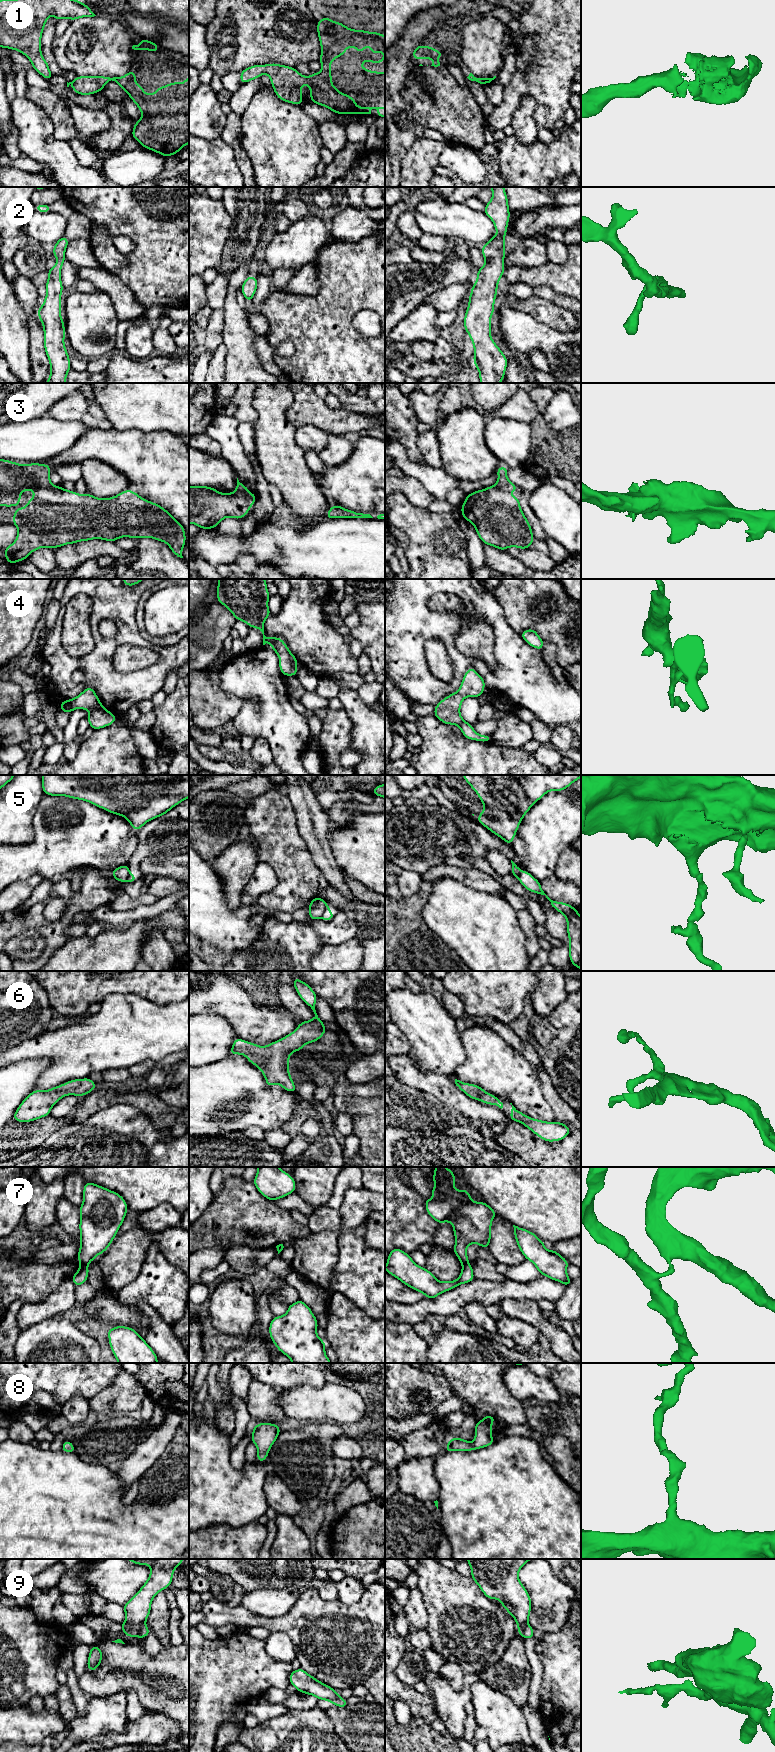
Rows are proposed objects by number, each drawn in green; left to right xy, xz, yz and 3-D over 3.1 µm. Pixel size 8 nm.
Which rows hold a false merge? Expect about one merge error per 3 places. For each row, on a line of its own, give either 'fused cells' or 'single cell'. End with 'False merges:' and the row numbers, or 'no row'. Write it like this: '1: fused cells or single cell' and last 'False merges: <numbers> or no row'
1: single cell
2: single cell
3: single cell
4: single cell
5: fused cells
6: single cell
7: fused cells
8: single cell
9: fused cells
False merges: 5, 7, 9

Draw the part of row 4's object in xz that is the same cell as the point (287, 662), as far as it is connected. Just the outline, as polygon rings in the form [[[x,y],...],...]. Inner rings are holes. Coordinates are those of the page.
[[[218,579],[217,601],[224,605],[236,620],[245,622],[251,628],[259,629],[263,634],[263,645],[269,643],[279,656],[279,669],[284,676],[296,676],[298,660],[291,653],[282,638],[266,637],[264,635],[264,622],[271,615],[268,607],[270,594],[265,579]]]

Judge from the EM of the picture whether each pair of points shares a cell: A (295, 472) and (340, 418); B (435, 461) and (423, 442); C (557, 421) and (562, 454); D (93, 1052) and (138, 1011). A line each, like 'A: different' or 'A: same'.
A: different
B: same
C: different
D: same

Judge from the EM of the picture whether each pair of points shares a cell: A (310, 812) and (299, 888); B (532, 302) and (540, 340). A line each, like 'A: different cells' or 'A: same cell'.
A: different cells
B: different cells

